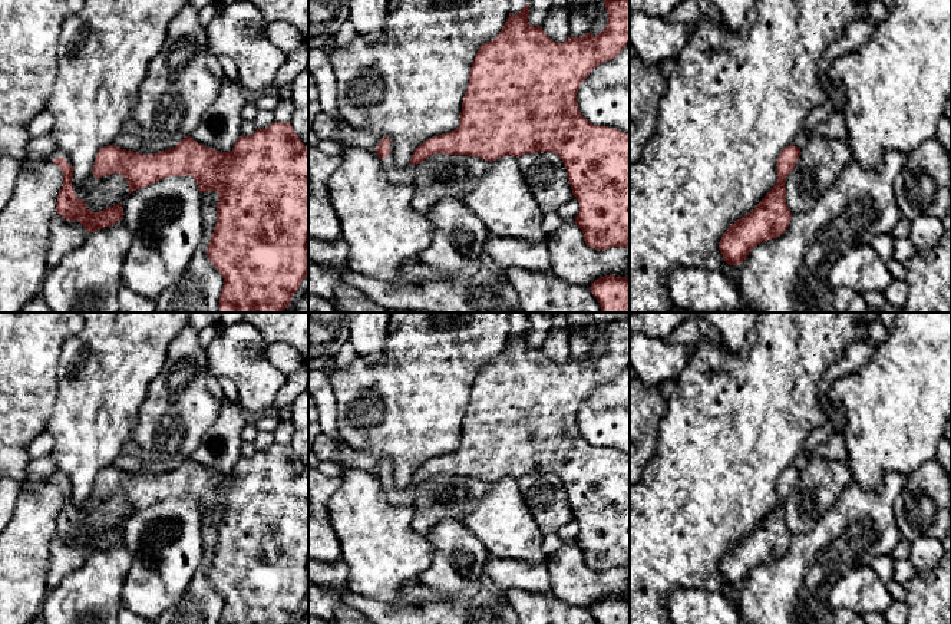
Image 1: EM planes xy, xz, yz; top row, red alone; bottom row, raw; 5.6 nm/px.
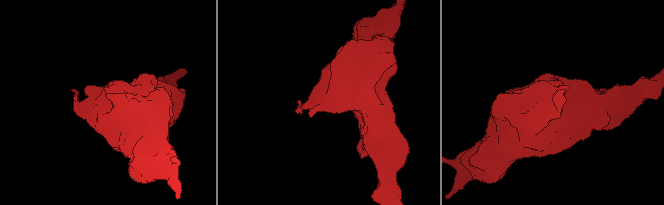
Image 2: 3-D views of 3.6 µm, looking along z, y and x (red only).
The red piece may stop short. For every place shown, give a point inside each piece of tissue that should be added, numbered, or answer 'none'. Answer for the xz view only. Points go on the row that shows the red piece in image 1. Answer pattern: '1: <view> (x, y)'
1: xz (395, 175)

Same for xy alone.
1: xy (58, 154)

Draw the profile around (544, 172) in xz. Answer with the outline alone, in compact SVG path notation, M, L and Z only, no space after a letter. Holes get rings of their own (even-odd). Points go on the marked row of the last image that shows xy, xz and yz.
M525 153L518 168L544 212L557 212L572 197L562 159L557 153Z

